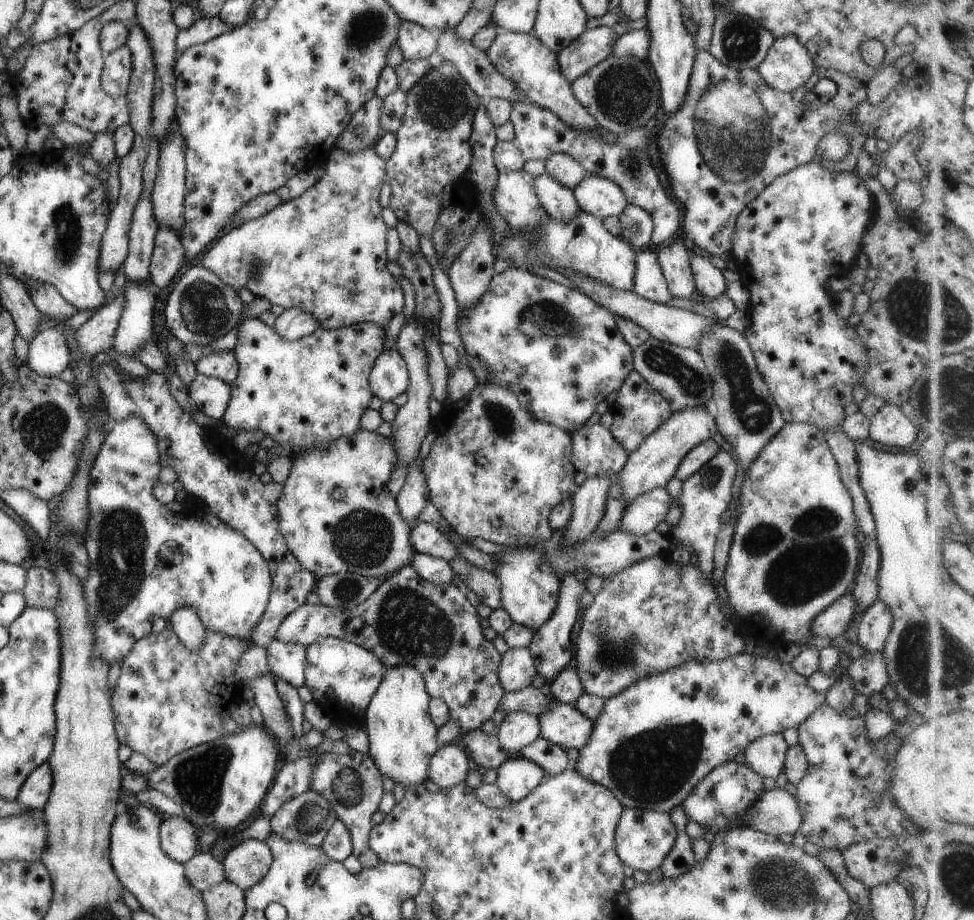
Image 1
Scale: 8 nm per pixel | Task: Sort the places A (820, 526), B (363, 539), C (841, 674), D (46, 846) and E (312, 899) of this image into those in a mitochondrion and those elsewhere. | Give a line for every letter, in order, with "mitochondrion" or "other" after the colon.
A: mitochondrion
B: mitochondrion
C: other
D: other
E: other

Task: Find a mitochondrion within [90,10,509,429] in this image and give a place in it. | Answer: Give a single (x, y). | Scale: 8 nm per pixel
(442, 104)

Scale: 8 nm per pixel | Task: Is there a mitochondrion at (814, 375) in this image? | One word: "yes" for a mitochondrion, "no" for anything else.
no

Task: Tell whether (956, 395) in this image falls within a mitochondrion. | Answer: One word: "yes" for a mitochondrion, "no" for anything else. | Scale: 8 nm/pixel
yes

